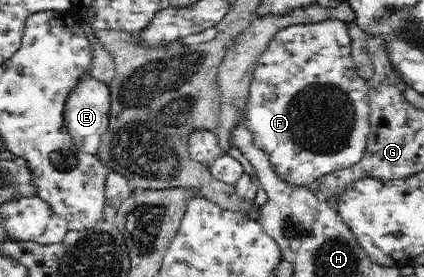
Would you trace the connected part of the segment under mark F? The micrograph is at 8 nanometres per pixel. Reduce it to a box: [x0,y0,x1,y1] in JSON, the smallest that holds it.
[243,18,369,188]

